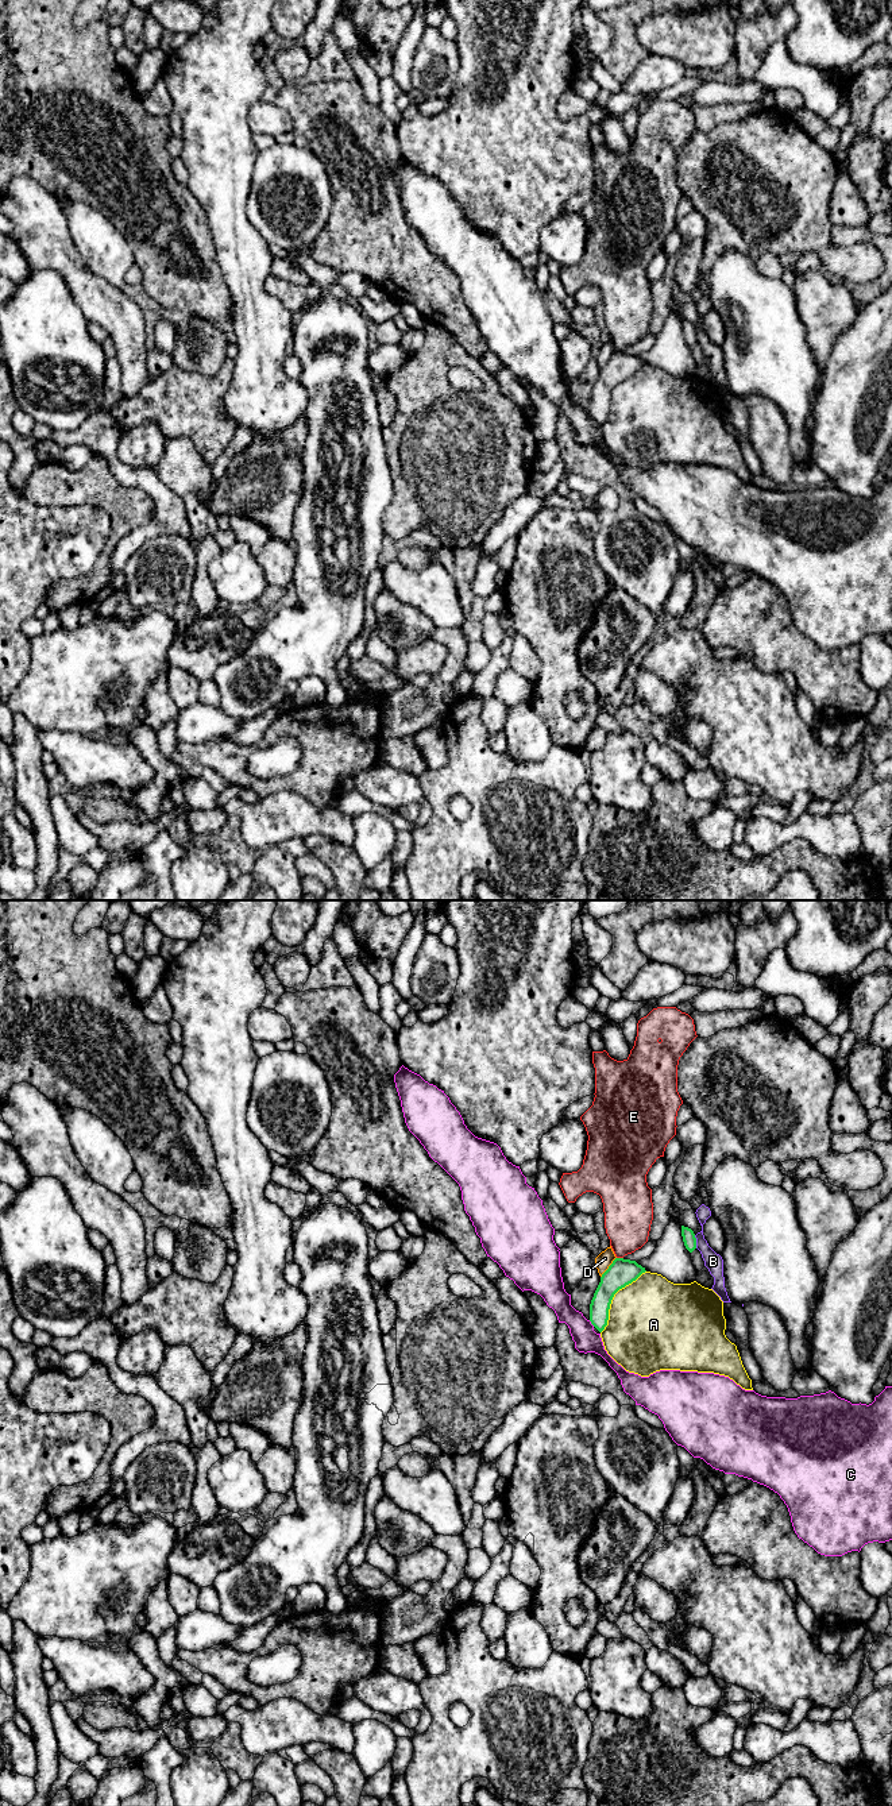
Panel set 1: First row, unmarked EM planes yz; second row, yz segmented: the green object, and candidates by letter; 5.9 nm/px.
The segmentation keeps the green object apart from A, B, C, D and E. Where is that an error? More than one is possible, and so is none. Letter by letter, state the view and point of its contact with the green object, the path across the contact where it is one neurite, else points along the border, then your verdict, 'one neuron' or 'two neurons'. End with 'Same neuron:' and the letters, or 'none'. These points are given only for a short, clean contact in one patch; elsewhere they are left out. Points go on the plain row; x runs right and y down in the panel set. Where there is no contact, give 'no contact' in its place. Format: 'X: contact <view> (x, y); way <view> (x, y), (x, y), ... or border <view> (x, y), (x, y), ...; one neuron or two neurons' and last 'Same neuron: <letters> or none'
A: contact yz (611, 392); border yz (645, 363), (614, 388), (607, 417), (601, 425); two neurons
B: contact yz (695, 335); border yz (694, 328), (697, 340); two neurons
C: contact yz (591, 416); border yz (589, 413), (594, 419); two neurons
D: contact yz (609, 361); border yz (616, 350), (601, 370); two neurons
E: contact yz (620, 351); two neurons
Same neuron: none

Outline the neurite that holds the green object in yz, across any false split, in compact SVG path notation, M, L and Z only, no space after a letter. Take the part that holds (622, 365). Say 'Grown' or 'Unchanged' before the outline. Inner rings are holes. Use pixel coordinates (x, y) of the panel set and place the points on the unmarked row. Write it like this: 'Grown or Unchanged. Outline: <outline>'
Unchanged. Outline: M615 351L602 367L590 397L590 414L599 425L607 418L609 402L614 387L645 364L645 360L636 354Z

